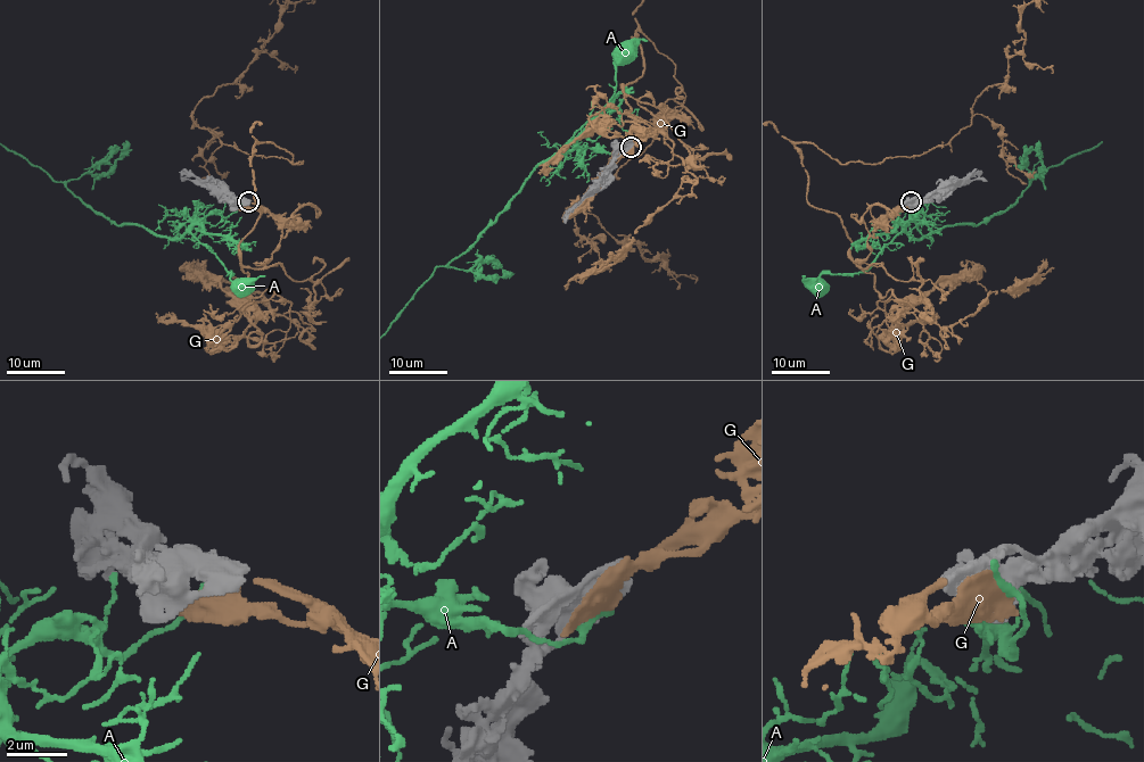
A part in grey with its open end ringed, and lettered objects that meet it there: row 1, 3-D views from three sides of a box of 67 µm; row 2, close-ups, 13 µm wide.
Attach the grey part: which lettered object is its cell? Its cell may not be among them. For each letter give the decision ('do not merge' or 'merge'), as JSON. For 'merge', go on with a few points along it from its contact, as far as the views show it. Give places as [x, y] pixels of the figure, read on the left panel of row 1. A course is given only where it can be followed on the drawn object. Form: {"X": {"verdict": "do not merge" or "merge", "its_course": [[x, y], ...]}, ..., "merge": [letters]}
{"A": {"verdict": "do not merge"}, "G": {"verdict": "merge"}, "merge": ["G"]}

